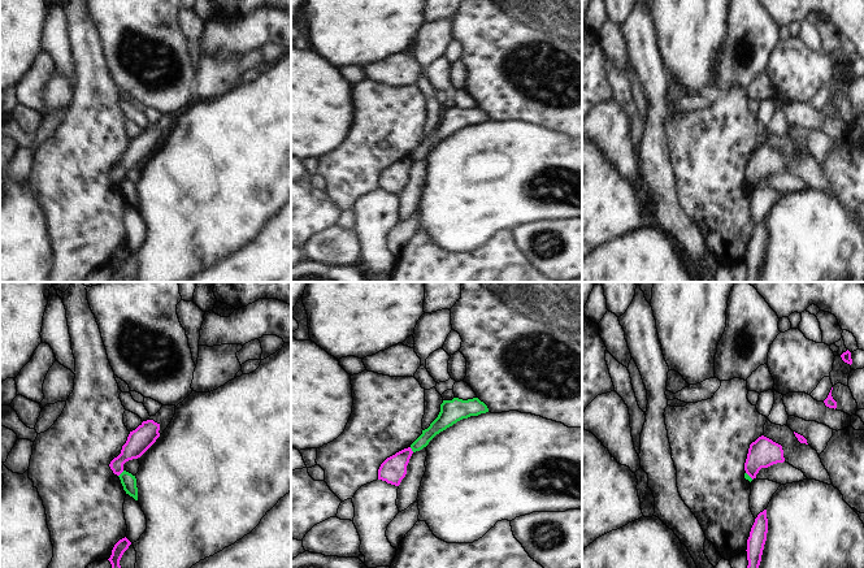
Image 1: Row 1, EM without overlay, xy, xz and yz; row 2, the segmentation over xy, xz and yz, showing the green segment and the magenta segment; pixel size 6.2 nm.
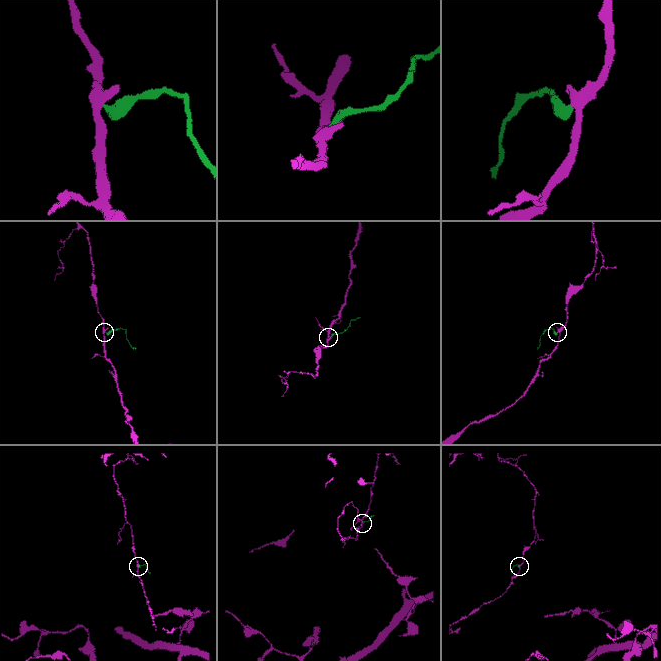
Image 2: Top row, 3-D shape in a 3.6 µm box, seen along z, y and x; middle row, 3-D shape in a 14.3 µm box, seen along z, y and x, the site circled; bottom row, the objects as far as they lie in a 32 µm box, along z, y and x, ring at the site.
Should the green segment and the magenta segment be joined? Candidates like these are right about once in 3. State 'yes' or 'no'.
no

